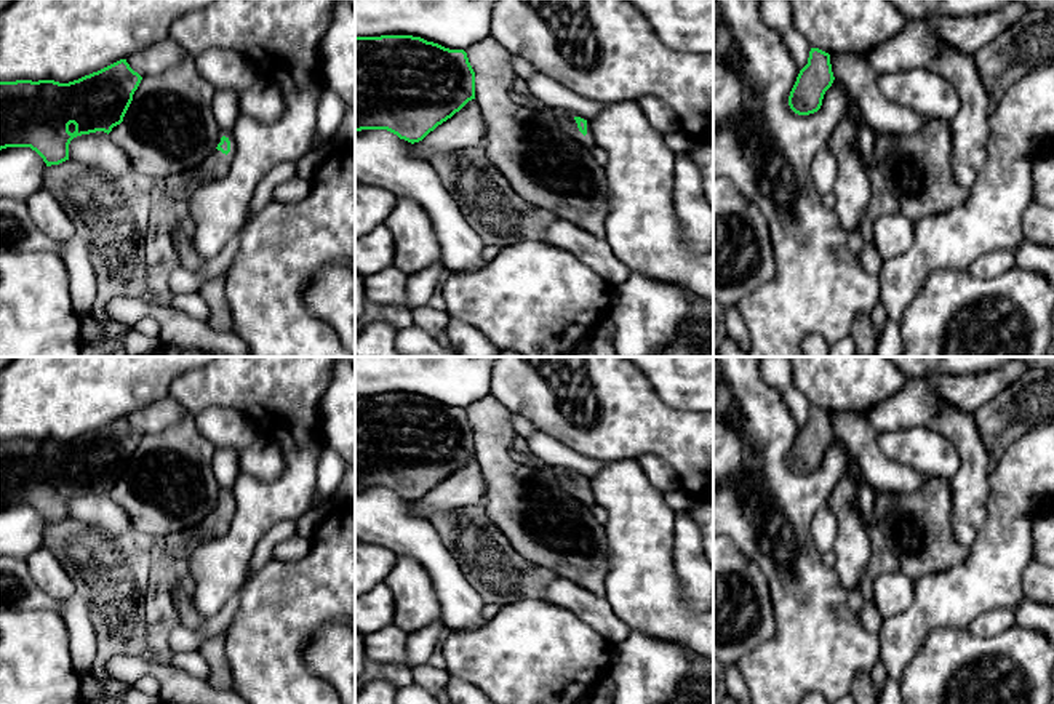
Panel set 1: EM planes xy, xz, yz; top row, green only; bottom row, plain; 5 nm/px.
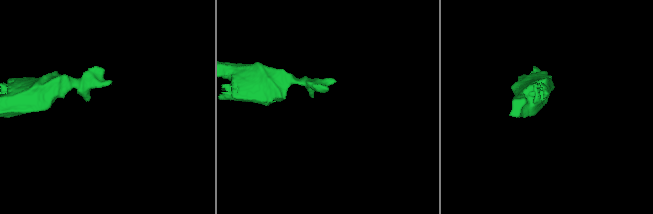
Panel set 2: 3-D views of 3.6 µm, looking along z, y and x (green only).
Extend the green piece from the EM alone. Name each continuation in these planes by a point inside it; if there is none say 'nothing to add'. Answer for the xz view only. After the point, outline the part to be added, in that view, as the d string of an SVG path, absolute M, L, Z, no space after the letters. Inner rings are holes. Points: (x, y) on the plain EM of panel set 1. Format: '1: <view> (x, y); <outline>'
1: xz (566, 482); M563 474L557 483L560 488L563 488L568 494L571 494L576 501L579 501L585 507L592 509L597 504L590 480L587 480L587 493L585 494L579 490L574 475Z

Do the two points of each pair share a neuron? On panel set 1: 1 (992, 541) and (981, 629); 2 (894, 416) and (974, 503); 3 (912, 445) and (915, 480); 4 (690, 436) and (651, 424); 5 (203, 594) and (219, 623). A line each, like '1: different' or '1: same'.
1: different
2: same
3: different
4: same
5: different

